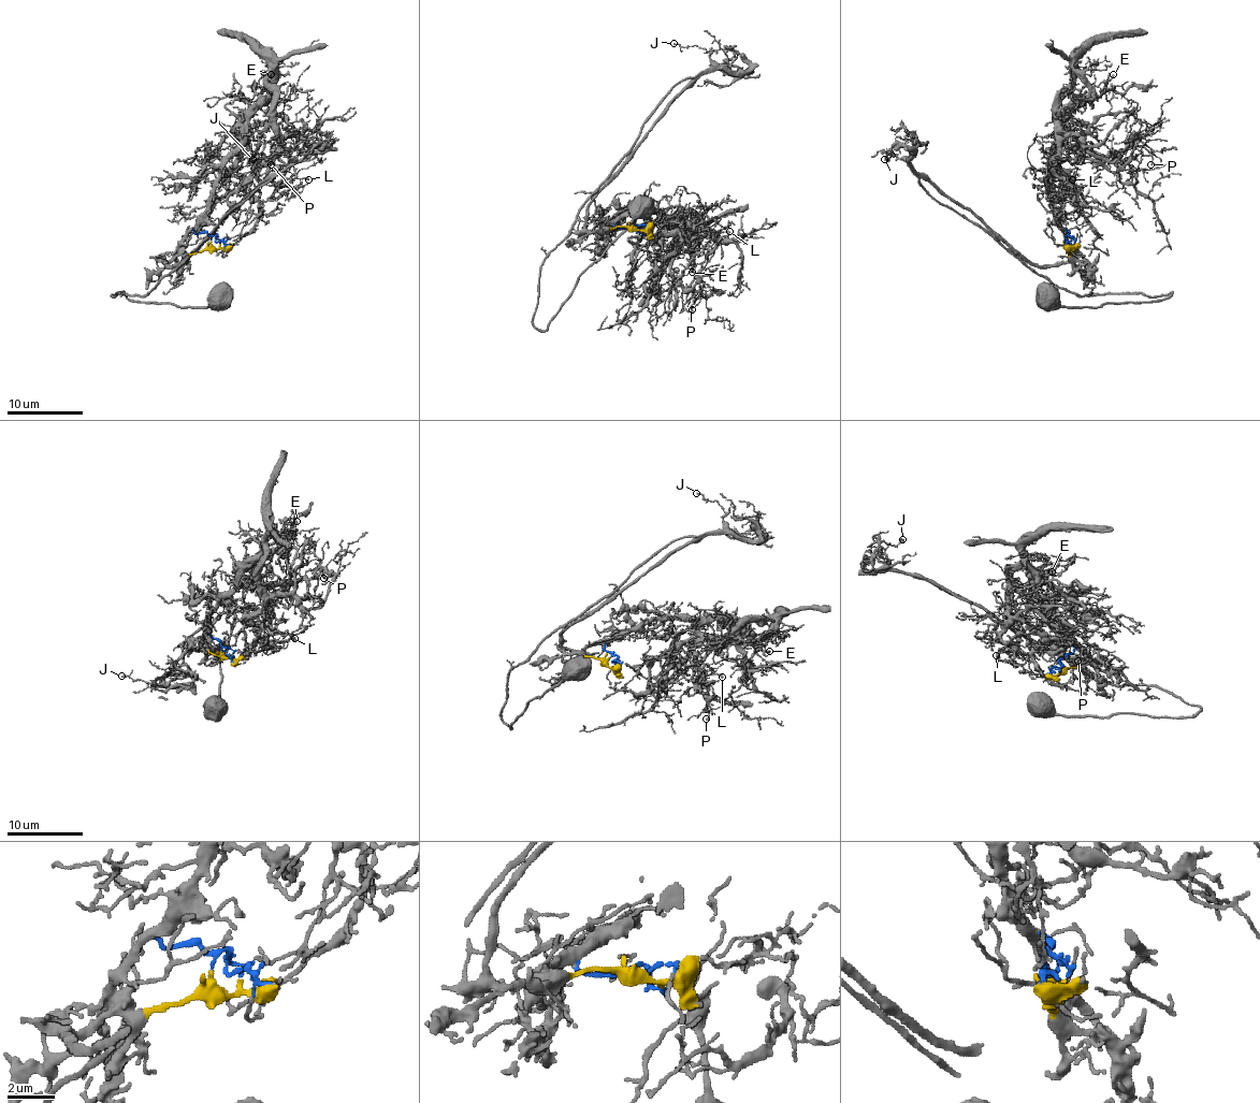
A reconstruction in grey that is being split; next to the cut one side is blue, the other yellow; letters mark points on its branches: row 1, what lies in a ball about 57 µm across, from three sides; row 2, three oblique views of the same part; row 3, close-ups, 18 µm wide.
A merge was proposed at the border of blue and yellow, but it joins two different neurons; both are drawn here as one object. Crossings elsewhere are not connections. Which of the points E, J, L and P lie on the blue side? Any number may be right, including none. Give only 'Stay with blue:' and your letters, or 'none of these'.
Stay with blue: E, L, P

